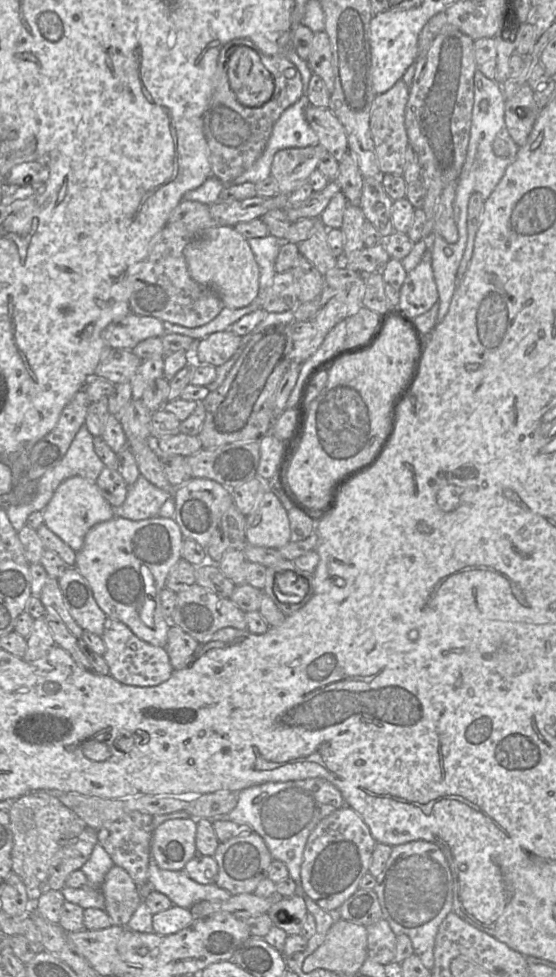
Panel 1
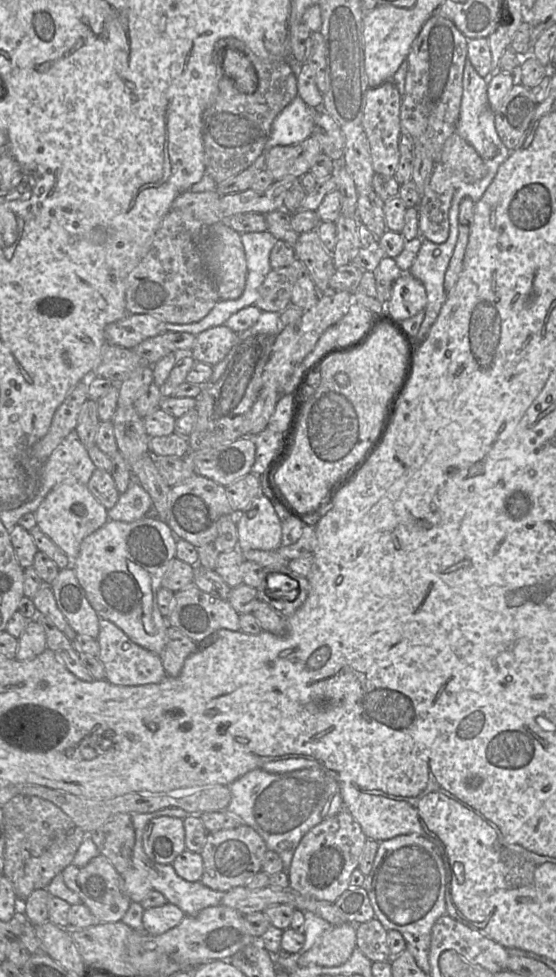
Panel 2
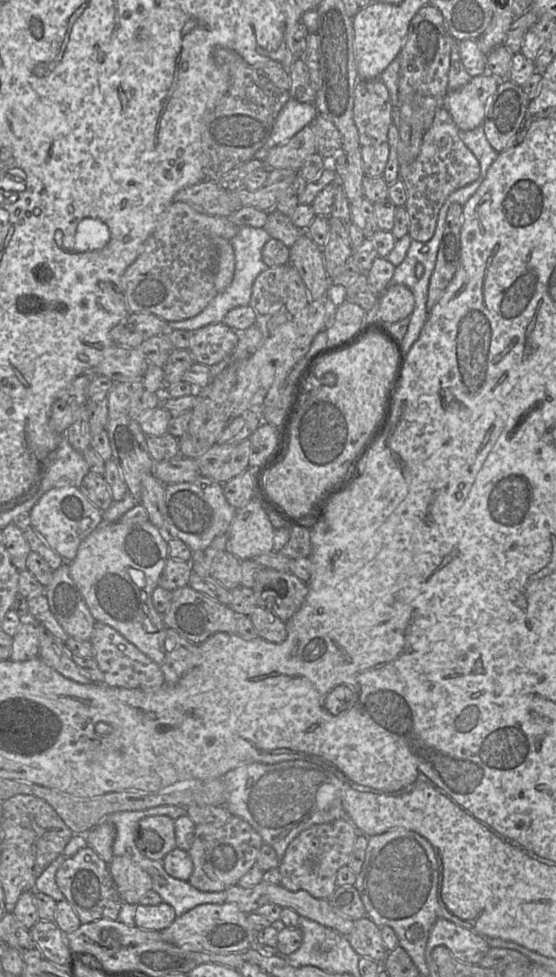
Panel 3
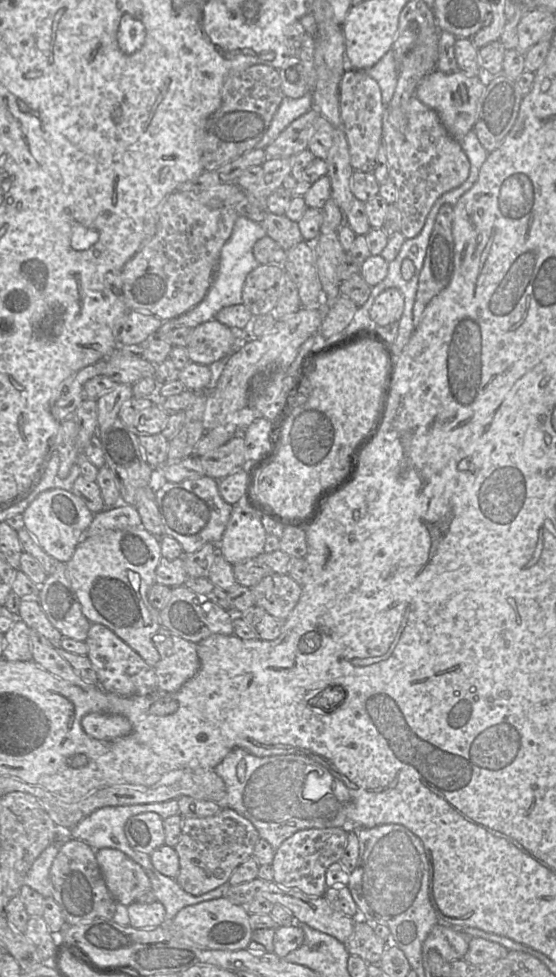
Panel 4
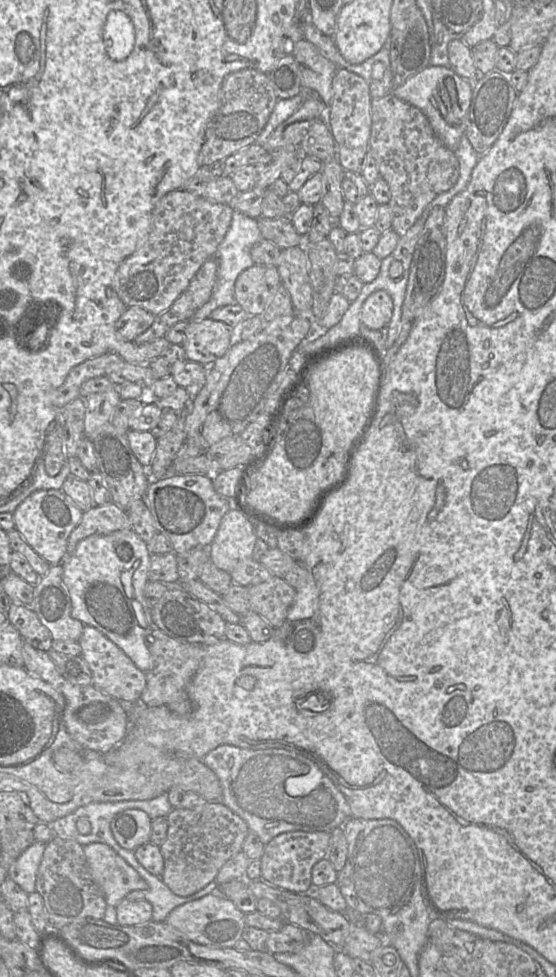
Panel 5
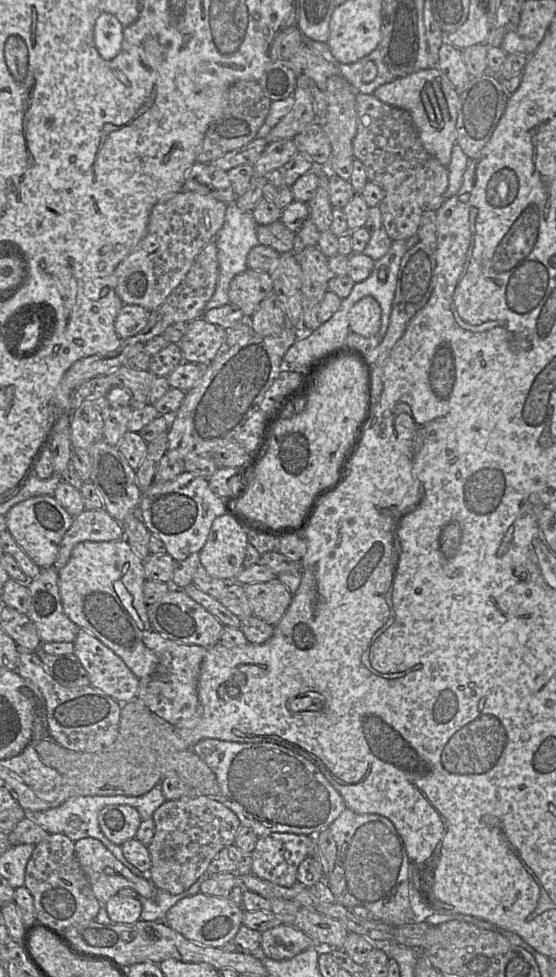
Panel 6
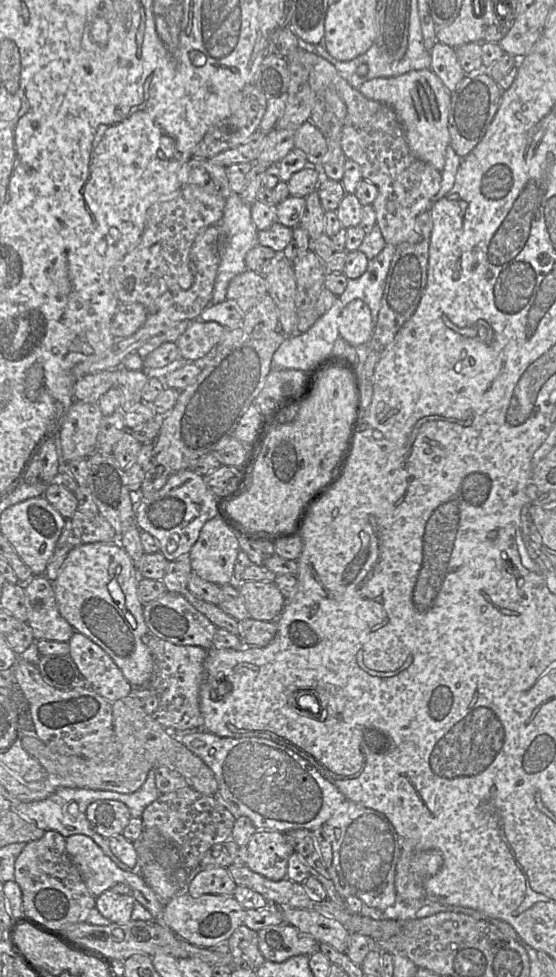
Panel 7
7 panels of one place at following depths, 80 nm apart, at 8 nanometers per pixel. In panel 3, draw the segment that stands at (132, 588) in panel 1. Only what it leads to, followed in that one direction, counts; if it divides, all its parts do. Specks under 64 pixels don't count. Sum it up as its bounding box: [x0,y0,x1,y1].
[69,522,168,665]

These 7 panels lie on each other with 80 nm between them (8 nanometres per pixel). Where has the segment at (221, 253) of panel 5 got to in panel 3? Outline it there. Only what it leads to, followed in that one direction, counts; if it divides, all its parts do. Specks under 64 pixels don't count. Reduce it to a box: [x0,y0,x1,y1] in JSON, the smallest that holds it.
[167,226,271,332]

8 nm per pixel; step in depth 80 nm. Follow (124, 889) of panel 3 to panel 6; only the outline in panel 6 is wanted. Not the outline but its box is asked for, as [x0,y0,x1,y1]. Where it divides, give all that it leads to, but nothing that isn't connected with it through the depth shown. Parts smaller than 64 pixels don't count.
[74,837,157,905]

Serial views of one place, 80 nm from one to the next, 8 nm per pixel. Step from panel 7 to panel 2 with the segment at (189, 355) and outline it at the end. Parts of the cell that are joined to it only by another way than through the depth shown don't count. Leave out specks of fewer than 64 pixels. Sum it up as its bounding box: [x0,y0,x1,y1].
[189,326,237,366]

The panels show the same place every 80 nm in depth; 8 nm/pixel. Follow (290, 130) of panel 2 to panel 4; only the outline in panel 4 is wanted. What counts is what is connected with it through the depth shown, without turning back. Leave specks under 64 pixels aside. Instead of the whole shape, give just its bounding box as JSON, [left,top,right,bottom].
[256,94,314,149]

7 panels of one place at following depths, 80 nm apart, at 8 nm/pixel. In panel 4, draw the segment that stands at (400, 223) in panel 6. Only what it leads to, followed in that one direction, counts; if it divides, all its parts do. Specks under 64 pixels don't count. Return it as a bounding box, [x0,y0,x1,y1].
[382,97,470,239]

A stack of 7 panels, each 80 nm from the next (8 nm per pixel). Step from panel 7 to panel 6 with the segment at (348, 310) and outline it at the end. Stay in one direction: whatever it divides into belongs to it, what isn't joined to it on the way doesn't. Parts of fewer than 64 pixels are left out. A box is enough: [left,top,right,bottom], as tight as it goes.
[348,296,381,337]

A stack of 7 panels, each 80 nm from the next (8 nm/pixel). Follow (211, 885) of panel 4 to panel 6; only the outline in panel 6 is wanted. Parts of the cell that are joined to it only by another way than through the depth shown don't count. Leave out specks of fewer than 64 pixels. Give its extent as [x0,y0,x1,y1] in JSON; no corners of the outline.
[147,795,241,894]

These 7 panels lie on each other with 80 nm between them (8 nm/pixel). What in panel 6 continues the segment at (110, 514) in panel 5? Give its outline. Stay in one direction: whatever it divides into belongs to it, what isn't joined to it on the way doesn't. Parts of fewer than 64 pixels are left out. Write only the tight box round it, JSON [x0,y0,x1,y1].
[53,510,124,571]

